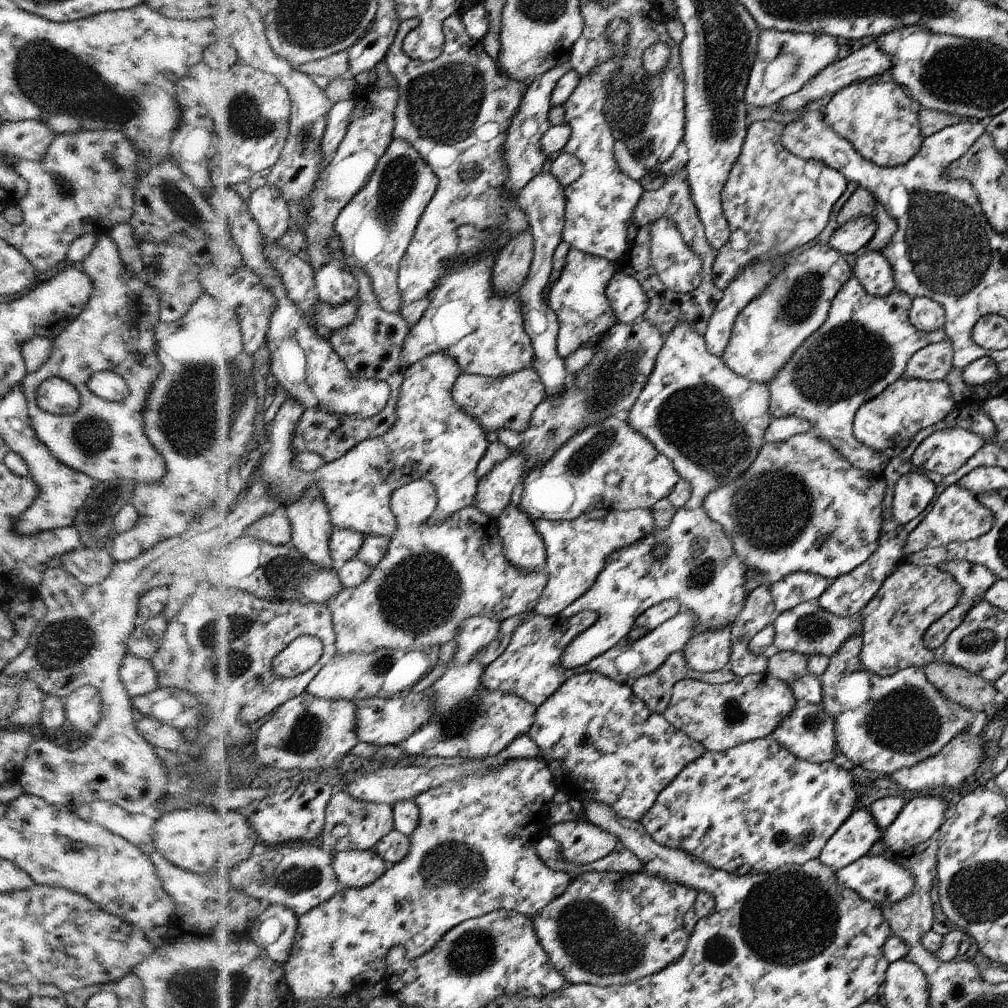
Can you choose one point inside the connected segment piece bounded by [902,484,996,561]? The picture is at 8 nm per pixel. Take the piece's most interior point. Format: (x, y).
(957, 515)

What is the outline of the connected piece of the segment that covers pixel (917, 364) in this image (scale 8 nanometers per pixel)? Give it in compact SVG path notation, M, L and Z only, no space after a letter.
M950 340L930 344L929 347L922 348L910 359L909 366L901 378L914 378L924 381L944 381L944 378L955 367L955 349Z

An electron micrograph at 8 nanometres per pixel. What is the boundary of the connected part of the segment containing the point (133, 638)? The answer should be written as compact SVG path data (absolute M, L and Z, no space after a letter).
M162 614L145 621L139 621L130 635L128 652L144 660L152 660L166 629L167 621Z

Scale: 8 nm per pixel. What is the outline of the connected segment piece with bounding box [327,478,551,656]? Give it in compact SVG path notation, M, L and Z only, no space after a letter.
M419 478L394 492L393 506L400 524L392 536L390 552L375 567L372 576L360 586L348 587L346 592L334 596L327 605L334 612L337 625L338 648L344 656L372 654L382 648L394 650L428 649L441 647L456 640L462 624L472 616L490 617L504 622L506 618L534 611L549 584L548 568L526 572L506 556L503 537L497 519L486 516L474 505L458 512L446 524L434 525L432 518L441 505L441 494L436 483Z

